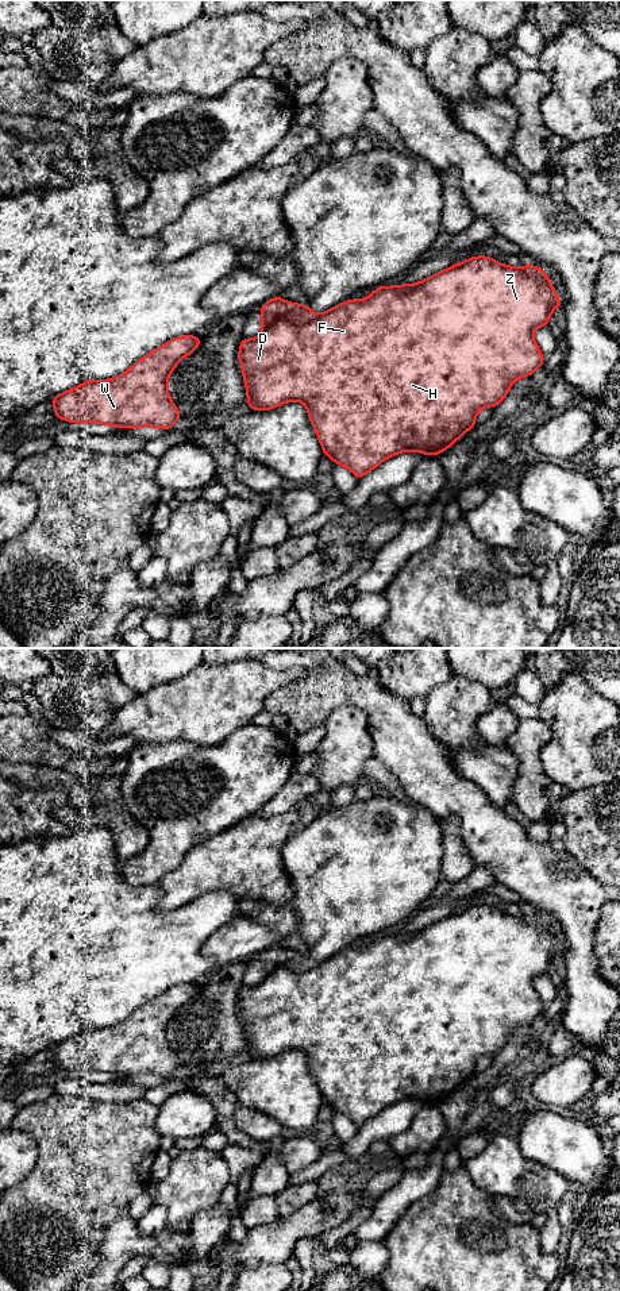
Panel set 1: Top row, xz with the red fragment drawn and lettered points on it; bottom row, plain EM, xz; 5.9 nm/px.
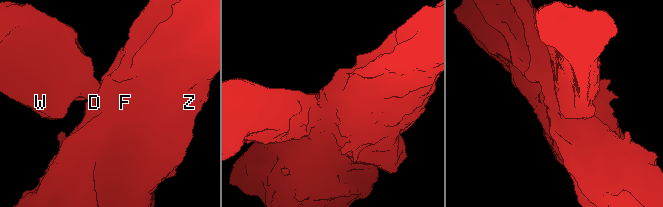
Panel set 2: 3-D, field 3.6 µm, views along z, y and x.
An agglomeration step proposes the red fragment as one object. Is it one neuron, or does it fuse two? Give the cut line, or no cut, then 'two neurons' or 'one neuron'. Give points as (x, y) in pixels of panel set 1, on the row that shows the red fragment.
cut in xz along (318, 315), (301, 323), (277, 318), (265, 330); two neurons

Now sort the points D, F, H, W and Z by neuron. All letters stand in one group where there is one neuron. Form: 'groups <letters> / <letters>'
groups D F H Z / W

